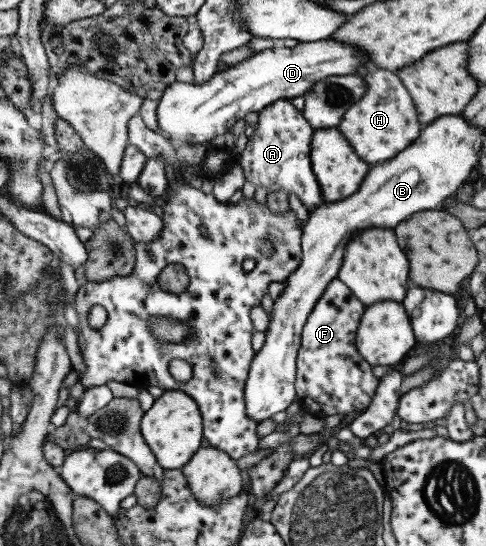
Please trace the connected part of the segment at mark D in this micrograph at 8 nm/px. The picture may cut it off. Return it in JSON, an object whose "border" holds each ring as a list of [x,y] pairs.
{"border":[[[329,39],[265,49],[231,68],[219,69],[203,83],[170,83],[156,101],[158,131],[165,133],[175,146],[209,142],[215,135],[223,135],[238,119],[244,119],[247,113],[258,112],[281,99],[302,96],[316,81],[328,76],[357,75],[355,71],[361,65],[363,61],[357,49]]]}

